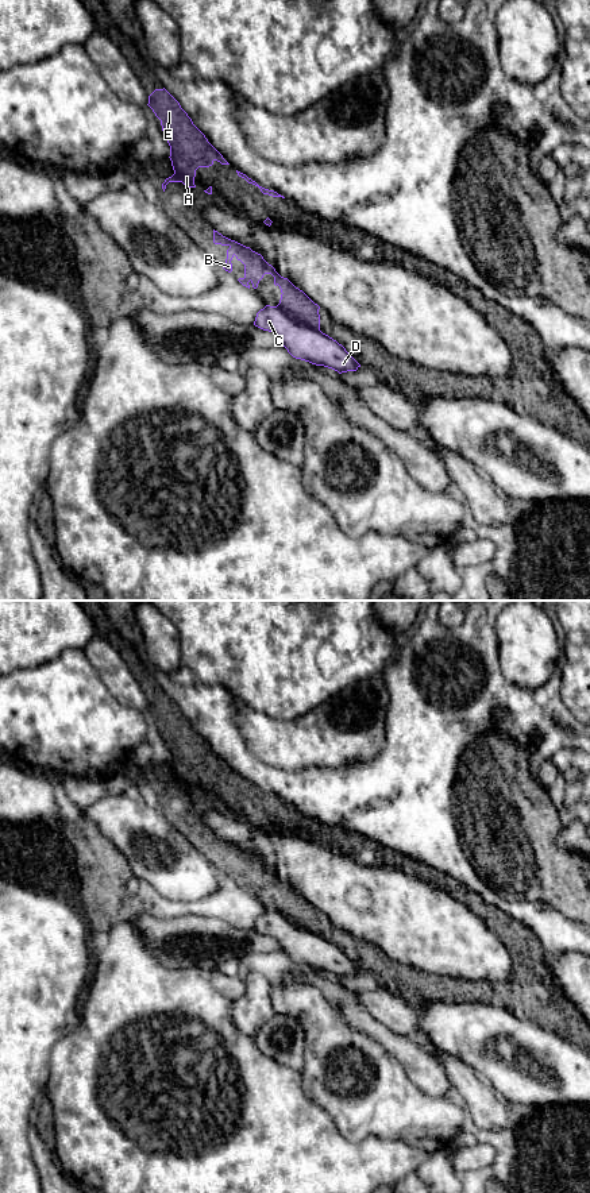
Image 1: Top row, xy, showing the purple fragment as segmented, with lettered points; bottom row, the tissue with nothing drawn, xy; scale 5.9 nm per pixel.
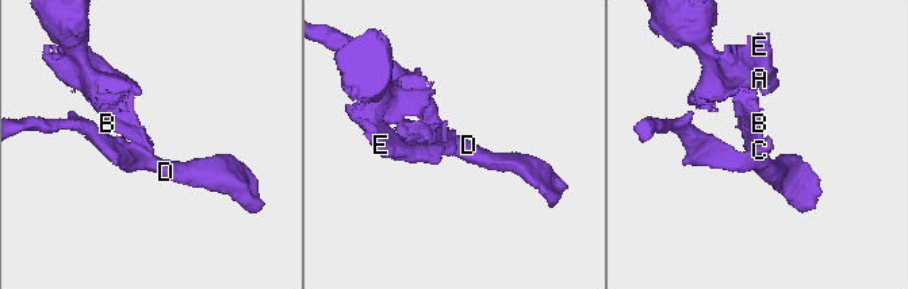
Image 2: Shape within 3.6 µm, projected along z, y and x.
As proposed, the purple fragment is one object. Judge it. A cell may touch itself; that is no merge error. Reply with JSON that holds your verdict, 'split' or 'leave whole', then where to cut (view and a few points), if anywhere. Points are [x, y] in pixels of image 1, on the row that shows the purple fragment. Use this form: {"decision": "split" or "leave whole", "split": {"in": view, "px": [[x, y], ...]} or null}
{"decision": "split", "split": {"in": "xy", "px": [[276, 307], [319, 331]]}}

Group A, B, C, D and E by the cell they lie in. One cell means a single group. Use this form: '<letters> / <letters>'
A B E / C D

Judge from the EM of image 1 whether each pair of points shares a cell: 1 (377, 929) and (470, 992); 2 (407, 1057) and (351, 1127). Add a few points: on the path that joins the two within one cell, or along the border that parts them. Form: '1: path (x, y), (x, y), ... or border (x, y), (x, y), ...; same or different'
1: border (413, 966), (421, 970), (473, 979), (475, 981); different
2: border (378, 1042), (420, 1089); different

